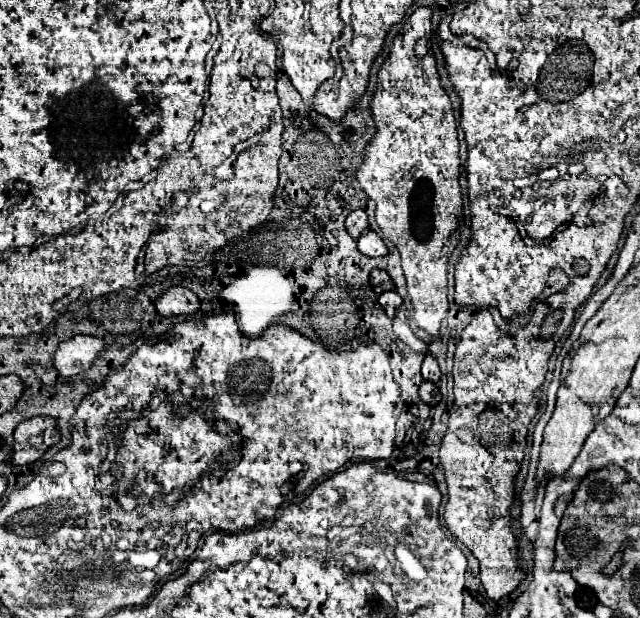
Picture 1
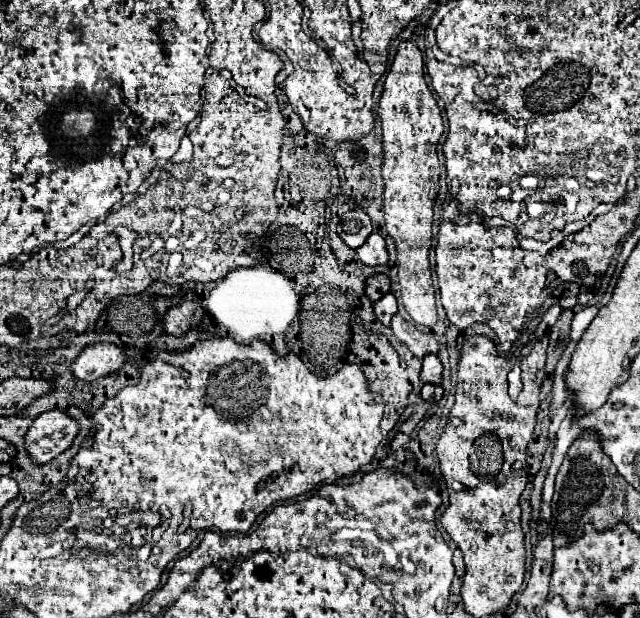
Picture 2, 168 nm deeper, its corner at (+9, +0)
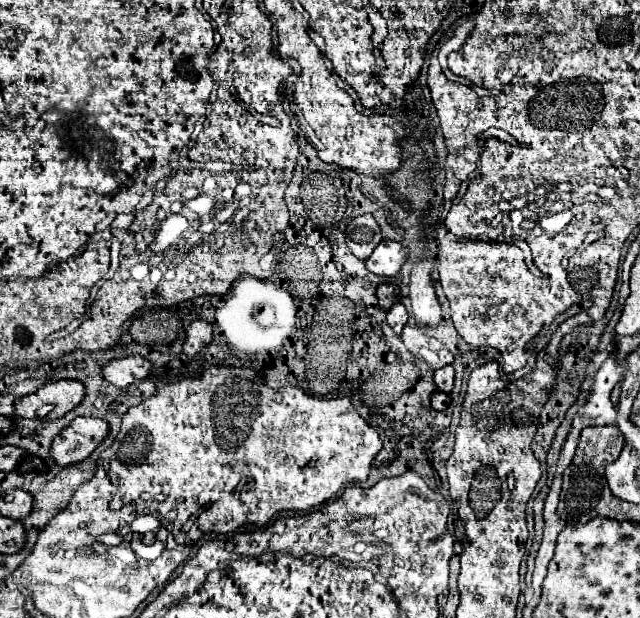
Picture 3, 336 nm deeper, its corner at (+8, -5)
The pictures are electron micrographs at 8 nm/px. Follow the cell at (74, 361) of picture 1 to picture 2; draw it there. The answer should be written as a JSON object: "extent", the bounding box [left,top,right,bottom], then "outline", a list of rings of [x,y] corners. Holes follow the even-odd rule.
{"extent":[71,344,125,380],"outline":[[[89,344],[81,350],[81,354],[71,362],[73,376],[79,380],[97,380],[121,368],[125,362],[125,354],[115,344]]]}

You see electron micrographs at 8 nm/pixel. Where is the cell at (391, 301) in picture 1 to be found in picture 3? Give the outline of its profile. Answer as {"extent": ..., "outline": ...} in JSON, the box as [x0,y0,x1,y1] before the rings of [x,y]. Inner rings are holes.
{"extent":[386,303,408,335],"outline":[[[396,303],[396,305],[388,311],[386,321],[388,321],[388,325],[394,329],[394,333],[400,335],[402,329],[404,329],[404,325],[408,323],[408,311],[406,311],[406,307],[404,307],[402,303]]]}

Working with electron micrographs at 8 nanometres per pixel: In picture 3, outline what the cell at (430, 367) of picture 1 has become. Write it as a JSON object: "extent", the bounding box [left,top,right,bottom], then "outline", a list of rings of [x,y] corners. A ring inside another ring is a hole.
{"extent":[434,365,454,393],"outline":[[[448,365],[444,369],[438,369],[436,375],[434,375],[434,381],[438,385],[438,391],[450,393],[454,389],[454,367]]]}

